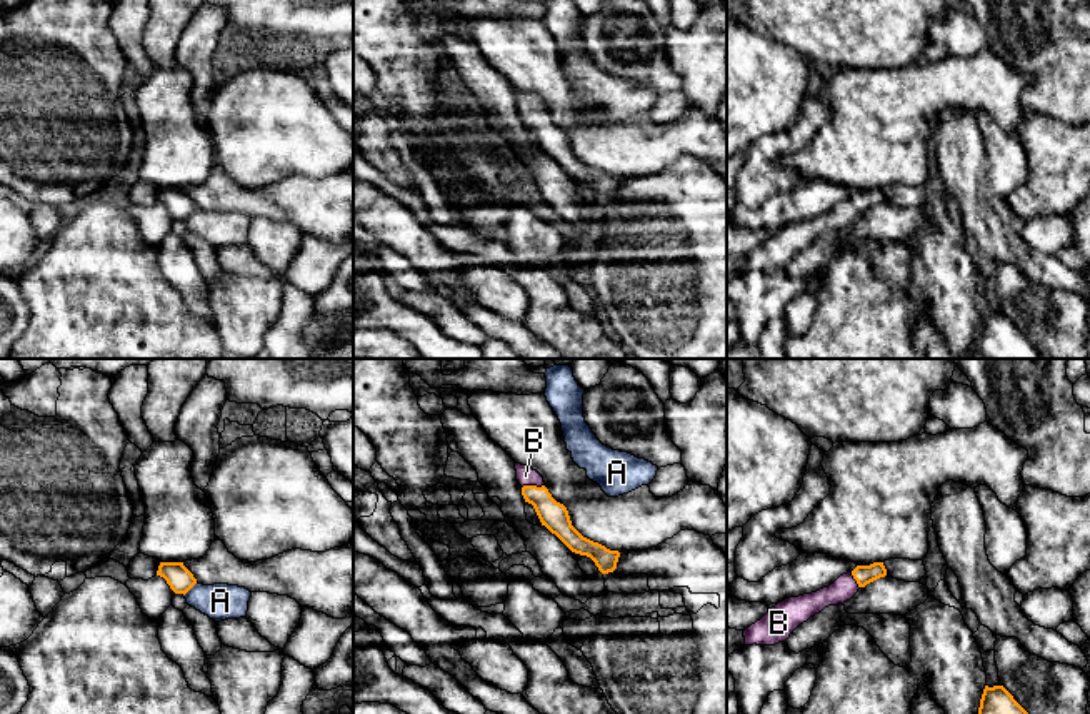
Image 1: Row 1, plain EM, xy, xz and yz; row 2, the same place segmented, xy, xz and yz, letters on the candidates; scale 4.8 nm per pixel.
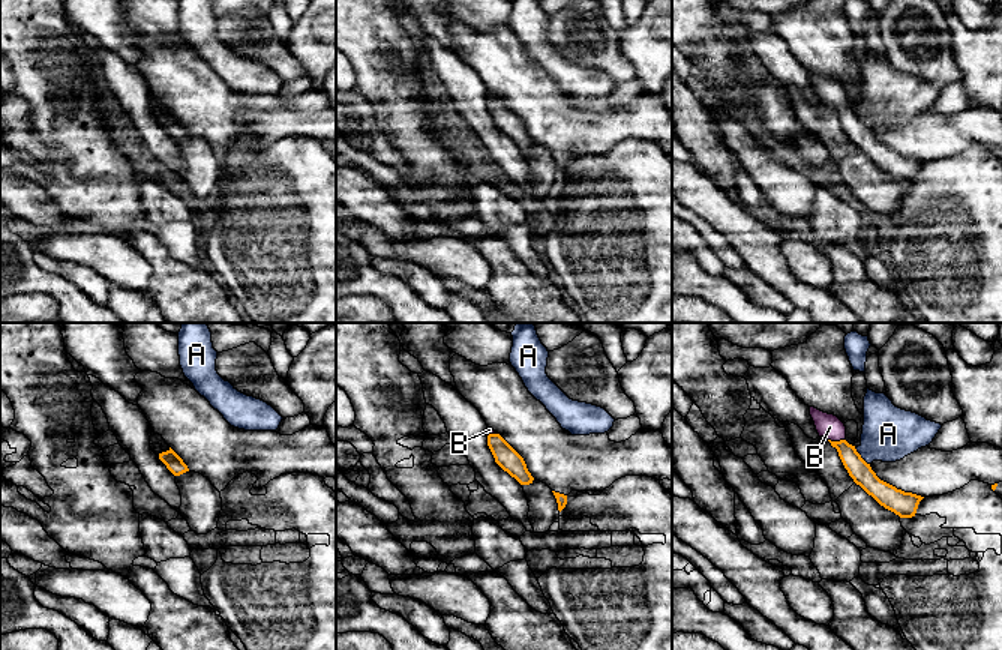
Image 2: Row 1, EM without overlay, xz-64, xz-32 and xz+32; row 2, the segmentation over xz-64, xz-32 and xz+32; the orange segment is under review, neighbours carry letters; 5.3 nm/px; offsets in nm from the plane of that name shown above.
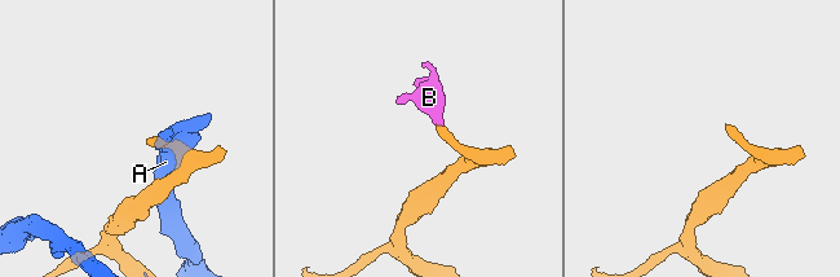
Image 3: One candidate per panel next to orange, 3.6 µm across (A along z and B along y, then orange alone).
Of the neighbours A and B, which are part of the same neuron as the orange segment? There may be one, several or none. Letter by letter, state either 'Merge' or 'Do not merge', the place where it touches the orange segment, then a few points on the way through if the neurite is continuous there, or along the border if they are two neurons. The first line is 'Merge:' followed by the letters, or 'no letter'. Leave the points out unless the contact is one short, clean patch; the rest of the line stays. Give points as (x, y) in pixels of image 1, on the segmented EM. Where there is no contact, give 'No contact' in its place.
Merge: B
A: Do not merge. Touches orange at xy (190, 588)
B: Merge. Touches orange at xz (532, 486). Path across: xz (552, 514), (532, 486), (525, 476)

